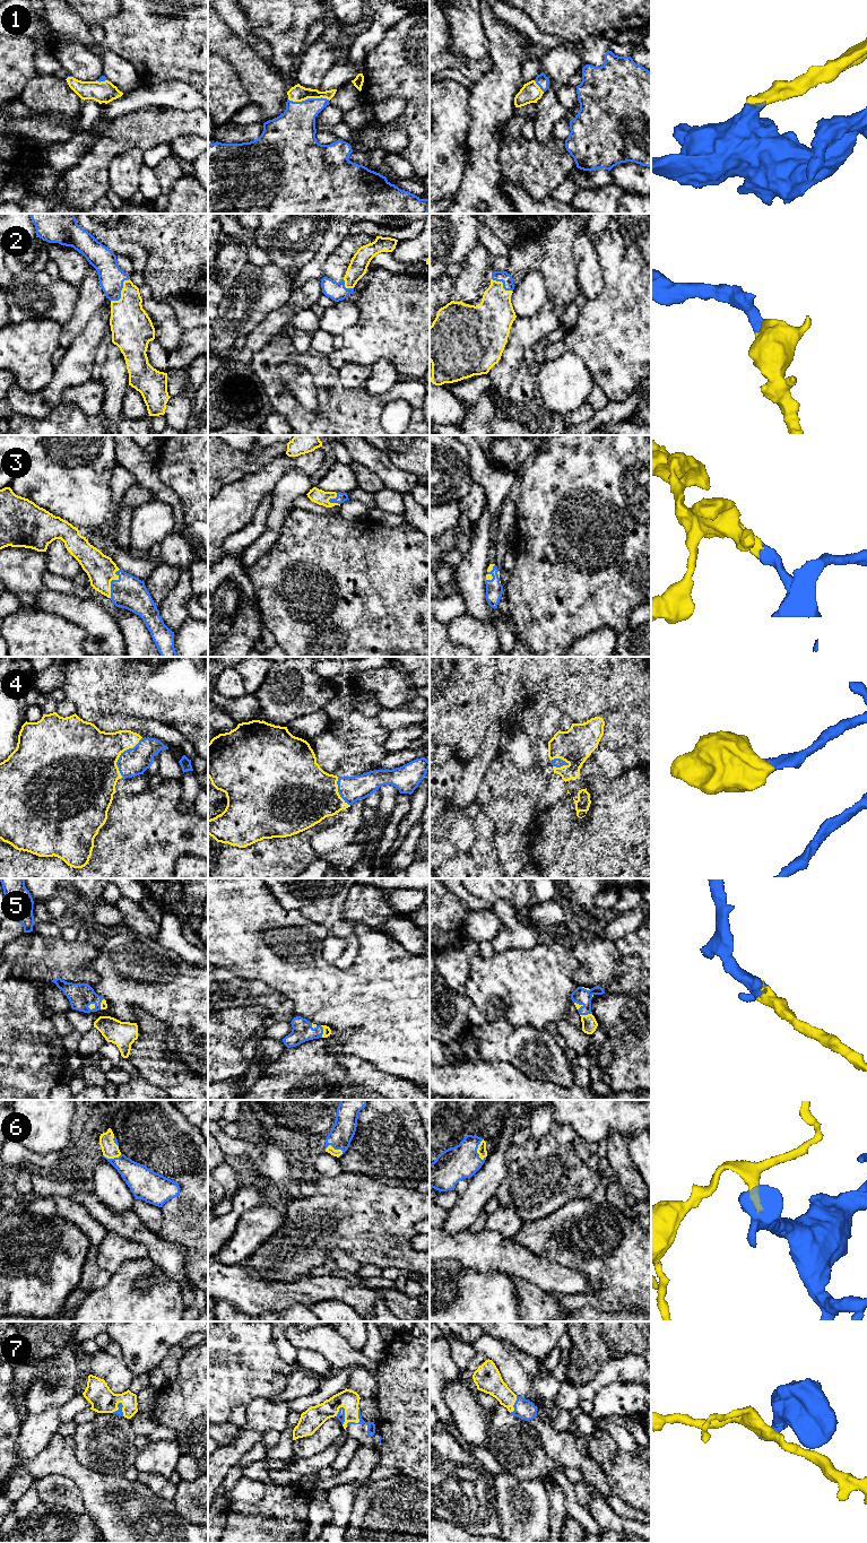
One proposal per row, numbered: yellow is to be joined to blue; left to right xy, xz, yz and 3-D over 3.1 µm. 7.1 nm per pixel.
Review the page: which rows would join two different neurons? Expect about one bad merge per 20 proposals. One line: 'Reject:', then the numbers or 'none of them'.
Reject: none of them

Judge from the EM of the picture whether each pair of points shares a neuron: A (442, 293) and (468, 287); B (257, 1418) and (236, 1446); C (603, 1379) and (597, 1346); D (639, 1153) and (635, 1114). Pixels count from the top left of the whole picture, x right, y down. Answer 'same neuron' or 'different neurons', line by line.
A: different neurons
B: same neuron
C: different neurons
D: different neurons

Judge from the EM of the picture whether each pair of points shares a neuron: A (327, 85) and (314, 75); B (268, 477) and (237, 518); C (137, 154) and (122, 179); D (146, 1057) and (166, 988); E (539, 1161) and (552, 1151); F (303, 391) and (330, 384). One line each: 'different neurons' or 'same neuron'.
A: different neurons
B: same neuron
C: same neuron
D: different neurons
E: same neuron
F: different neurons

